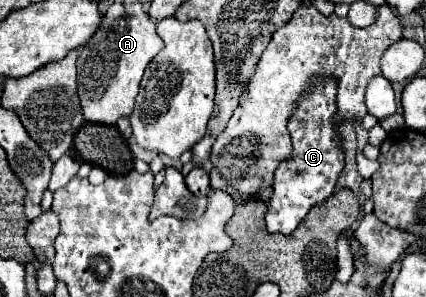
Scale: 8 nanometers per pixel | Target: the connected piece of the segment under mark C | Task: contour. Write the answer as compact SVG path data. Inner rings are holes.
M325 80L319 88L307 92L303 100L299 100L299 108L291 114L289 132L293 138L293 156L291 160L279 164L275 172L273 196L269 200L267 212L267 230L291 234L299 222L305 218L311 206L327 200L333 190L339 172L343 170L345 158L339 148L337 128L331 128L331 116L335 114L335 84Z

